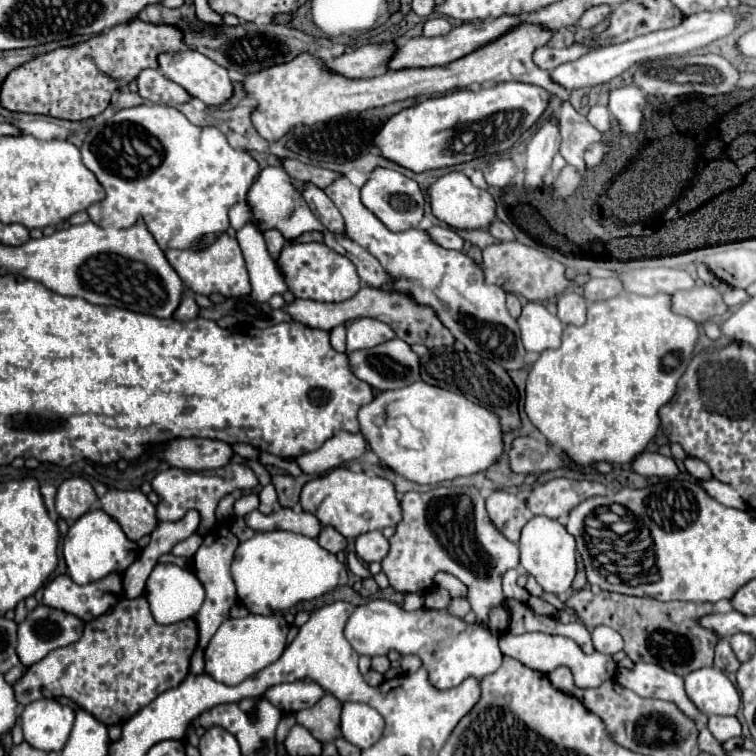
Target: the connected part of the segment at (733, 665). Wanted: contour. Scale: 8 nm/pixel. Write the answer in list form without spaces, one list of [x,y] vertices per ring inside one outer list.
[[[728,637],[718,639],[718,643],[714,647],[714,665],[722,671],[738,671],[740,661],[736,659],[736,655],[728,643]]]

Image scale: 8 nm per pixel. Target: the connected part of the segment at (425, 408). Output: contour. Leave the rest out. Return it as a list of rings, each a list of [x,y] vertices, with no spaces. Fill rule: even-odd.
[[[416,381],[402,389],[382,391],[376,399],[364,405],[358,411],[358,421],[362,435],[370,443],[372,451],[398,475],[422,483],[422,485],[436,485],[442,481],[452,481],[456,477],[468,477],[492,467],[502,451],[502,425],[496,413],[472,403],[462,393],[452,393],[424,381]],[[408,417],[414,429],[422,431],[422,447],[408,449],[398,445],[396,429],[386,425],[390,419]],[[384,419],[384,425],[380,425]]]

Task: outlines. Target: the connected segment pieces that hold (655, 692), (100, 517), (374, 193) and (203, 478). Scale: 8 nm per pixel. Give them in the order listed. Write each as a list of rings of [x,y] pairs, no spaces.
[[[634,663],[632,669],[620,667],[616,673],[616,681],[640,697],[652,697],[652,699],[664,699],[676,703],[688,717],[700,719],[702,723],[708,721],[706,715],[698,715],[698,709],[688,699],[684,691],[684,681],[676,673],[668,673],[666,669],[660,669],[652,663]]]
[[[92,509],[82,515],[64,537],[64,559],[68,573],[78,585],[88,585],[90,581],[98,581],[114,571],[126,571],[138,559],[138,555],[138,543],[130,541],[120,525],[102,509]]]
[[[376,167],[370,173],[370,179],[360,189],[360,199],[368,211],[372,211],[390,231],[406,231],[418,227],[418,223],[424,217],[424,195],[414,179],[408,179],[406,175],[394,171]]]
[[[230,463],[230,465],[220,467],[216,471],[184,471],[184,469],[174,469],[172,467],[172,469],[166,469],[166,471],[158,473],[152,479],[152,489],[160,497],[160,503],[156,507],[156,515],[158,515],[160,521],[178,521],[186,515],[186,511],[196,509],[202,517],[198,531],[200,531],[200,535],[204,535],[216,523],[214,511],[216,511],[218,501],[224,495],[228,495],[236,489],[254,489],[256,485],[258,485],[258,477],[244,463]]]

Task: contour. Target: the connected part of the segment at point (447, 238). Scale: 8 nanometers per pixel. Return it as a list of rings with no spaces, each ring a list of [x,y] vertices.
[[[432,227],[428,233],[438,245],[442,245],[446,249],[462,249],[464,247],[464,239],[450,227]]]

